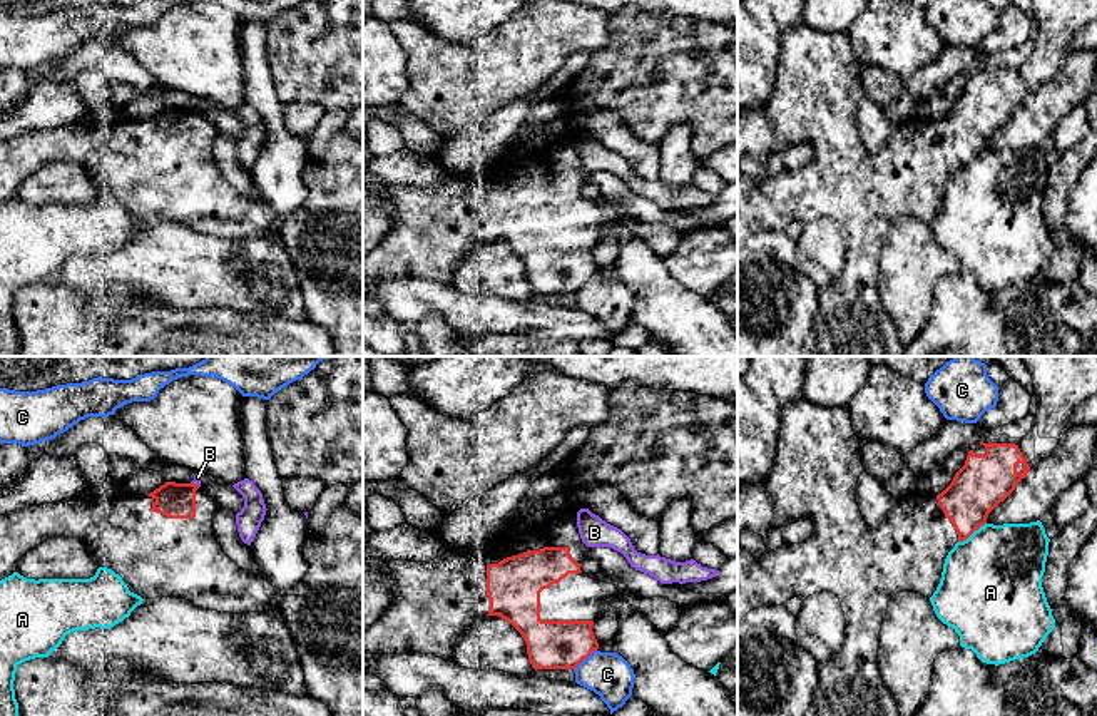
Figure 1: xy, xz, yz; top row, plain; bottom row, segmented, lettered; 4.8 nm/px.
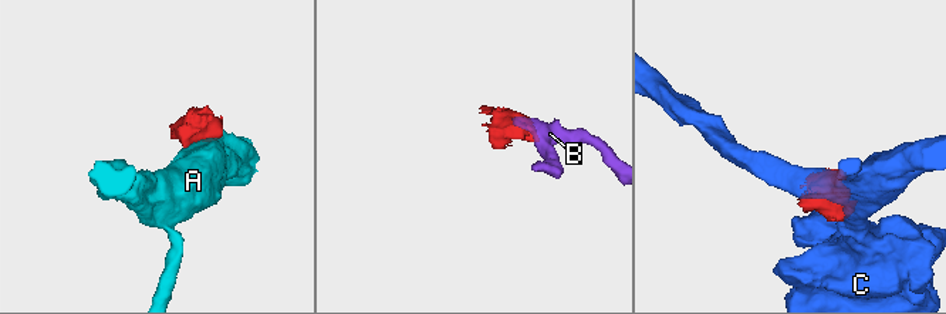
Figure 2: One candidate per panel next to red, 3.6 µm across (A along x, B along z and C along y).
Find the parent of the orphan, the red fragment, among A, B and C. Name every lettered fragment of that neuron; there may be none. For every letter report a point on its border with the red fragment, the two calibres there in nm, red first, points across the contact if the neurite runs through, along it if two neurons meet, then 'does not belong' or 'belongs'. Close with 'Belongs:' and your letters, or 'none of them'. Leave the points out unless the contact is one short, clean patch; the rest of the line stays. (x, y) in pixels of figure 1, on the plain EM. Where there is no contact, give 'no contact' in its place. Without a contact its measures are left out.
A: meets red in yz at (972, 158); 240 nm thick on the red side, 460 nm on the other; does not belong
B: meets red in xy at (194, 109); 180 nm thick on the red side, 40 nm on the other; border along xy (191, 107), (199, 111); does not belong
C: meets red in xz at (584, 283); 240 nm thick on the red side, 220 nm on the other; border along xz (596, 275), (574, 295); does not belong
Belongs: none of them

